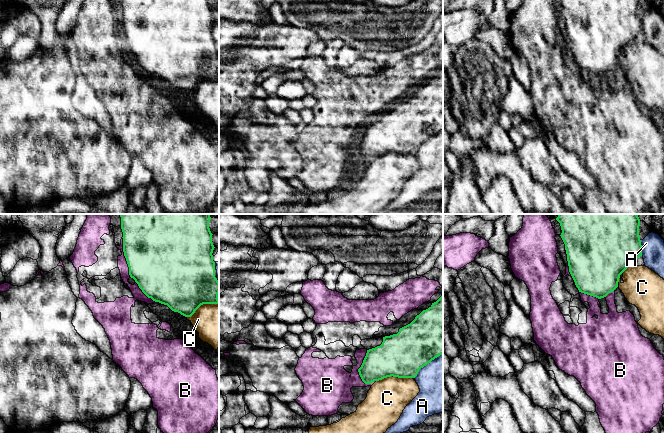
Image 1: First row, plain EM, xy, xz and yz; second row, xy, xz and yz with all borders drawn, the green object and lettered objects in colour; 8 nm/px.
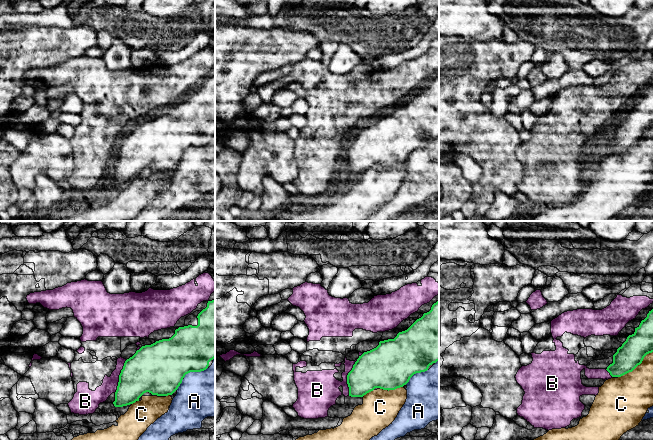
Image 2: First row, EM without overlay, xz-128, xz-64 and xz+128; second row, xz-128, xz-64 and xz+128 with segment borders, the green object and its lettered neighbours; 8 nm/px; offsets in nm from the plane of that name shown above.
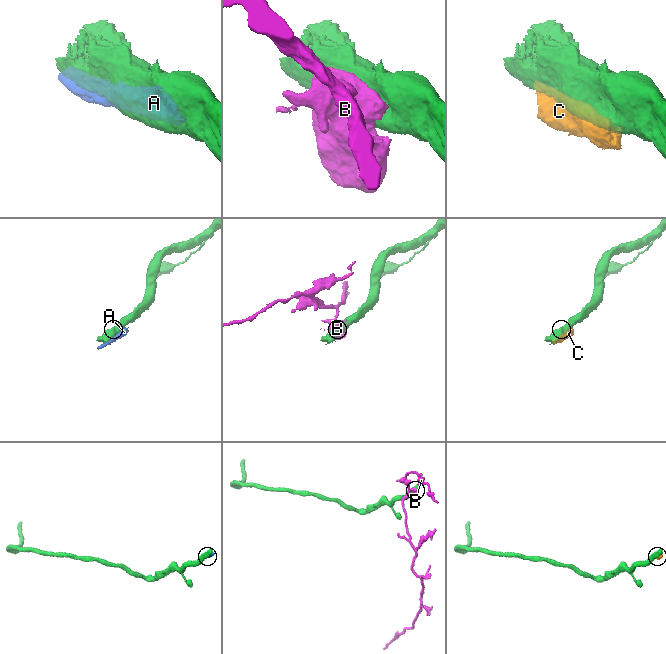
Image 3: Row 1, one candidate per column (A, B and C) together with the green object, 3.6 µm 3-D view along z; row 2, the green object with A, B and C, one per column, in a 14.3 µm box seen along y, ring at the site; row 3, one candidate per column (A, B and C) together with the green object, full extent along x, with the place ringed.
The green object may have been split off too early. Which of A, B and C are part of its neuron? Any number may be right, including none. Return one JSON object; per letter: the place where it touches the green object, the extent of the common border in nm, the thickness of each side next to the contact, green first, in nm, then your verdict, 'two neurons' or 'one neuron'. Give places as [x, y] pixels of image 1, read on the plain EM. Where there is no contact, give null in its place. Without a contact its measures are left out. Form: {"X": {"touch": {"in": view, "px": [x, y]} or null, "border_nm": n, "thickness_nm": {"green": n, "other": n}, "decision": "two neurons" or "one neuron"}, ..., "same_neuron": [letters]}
{"A": {"touch": {"in": "yz", "px": [641, 24]}, "border_nm": 130, "thickness_nm": {"green": 400, "other": 180}, "decision": "two neurons"}, "B": {"touch": {"in": "xy", "px": [125, 33]}, "border_nm": 340, "thickness_nm": {"green": 500, "other": 80}, "decision": "two neurons"}, "C": {"touch": {"in": "xz", "px": [394, 152]}, "border_nm": 300, "thickness_nm": {"green": 360, "other": 320}, "decision": "two neurons"}, "same_neuron": []}

